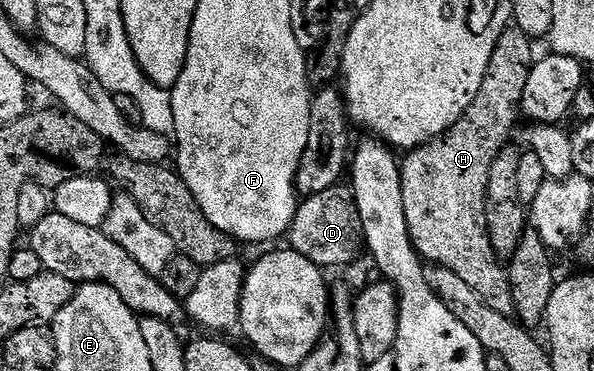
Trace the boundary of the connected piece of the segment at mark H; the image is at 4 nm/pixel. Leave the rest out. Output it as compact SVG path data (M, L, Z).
M509 25L500 36L496 48L492 52L492 60L488 64L488 72L484 76L484 84L476 96L476 100L466 109L466 114L455 126L411 150L401 159L402 191L404 192L404 217L408 220L408 232L416 252L427 263L443 266L450 272L456 272L488 308L507 316L514 314L512 300L512 284L503 259L495 254L492 240L488 236L486 223L486 193L488 192L488 172L492 172L492 160L511 141L510 133L514 125L520 122L524 84L528 84L528 72L534 66L536 53L535 43L519 26Z

